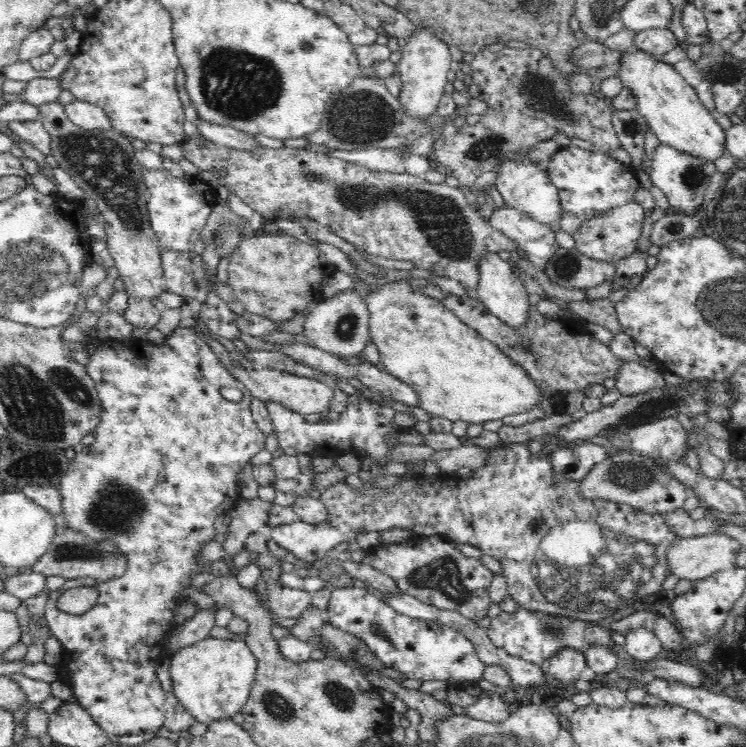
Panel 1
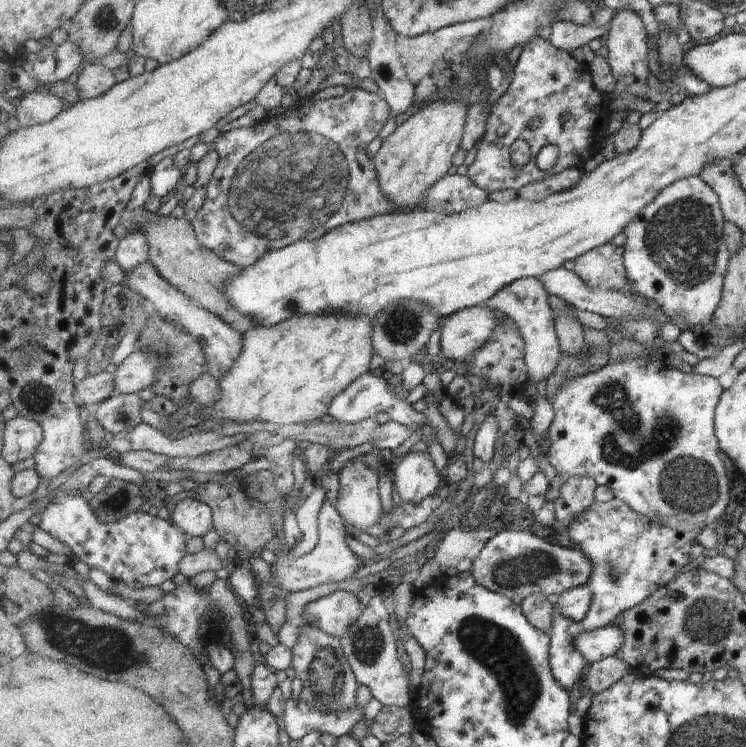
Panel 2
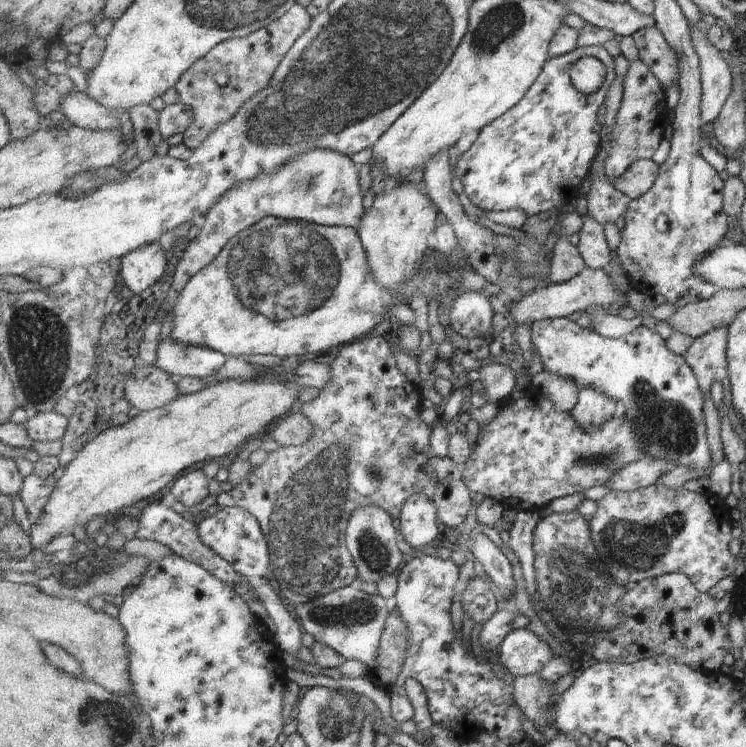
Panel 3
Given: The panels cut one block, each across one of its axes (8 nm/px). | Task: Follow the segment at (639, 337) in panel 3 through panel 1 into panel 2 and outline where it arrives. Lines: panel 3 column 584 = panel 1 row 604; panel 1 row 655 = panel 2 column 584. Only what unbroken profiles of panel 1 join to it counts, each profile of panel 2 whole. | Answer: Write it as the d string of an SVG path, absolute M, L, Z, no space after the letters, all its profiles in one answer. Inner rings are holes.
M650 356L633 360L617 360L600 366L600 370L596 372L575 376L567 380L564 387L552 399L555 419L546 436L550 443L547 453L549 463L556 469L563 483L574 477L590 477L597 482L598 486L604 485L611 488L615 497L627 502L637 513L655 521L661 521L670 529L678 532L697 529L699 532L705 527L713 528L715 522L724 514L729 500L729 478L725 472L725 464L719 458L720 446L717 446L716 436L713 436L713 410L716 410L715 404L718 404L719 392L721 388L715 378L679 372L675 368L666 366L663 360Z

